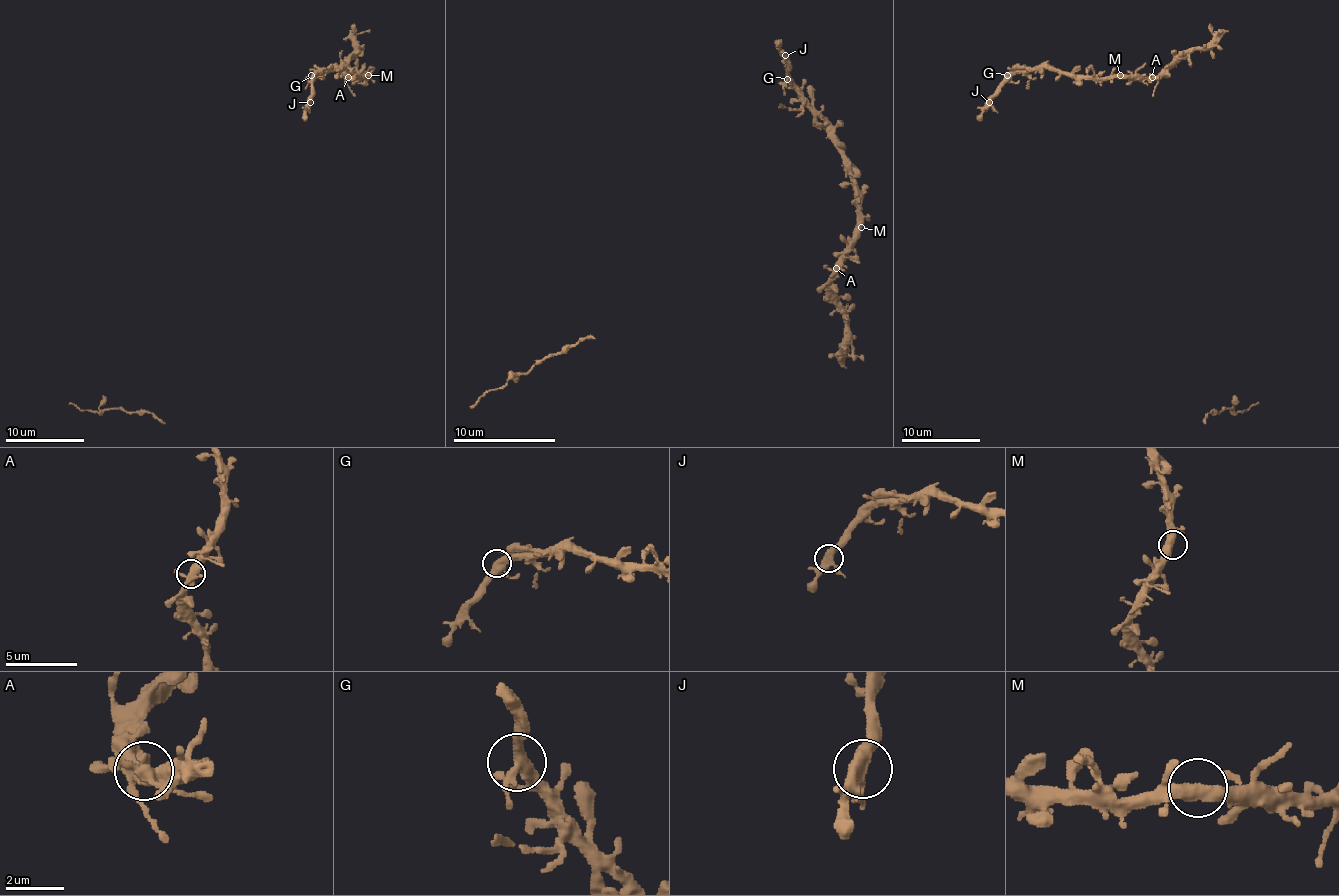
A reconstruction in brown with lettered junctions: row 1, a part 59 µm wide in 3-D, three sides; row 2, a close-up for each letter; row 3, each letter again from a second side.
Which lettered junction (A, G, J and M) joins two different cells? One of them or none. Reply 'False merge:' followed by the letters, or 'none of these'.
False merge: none of these

